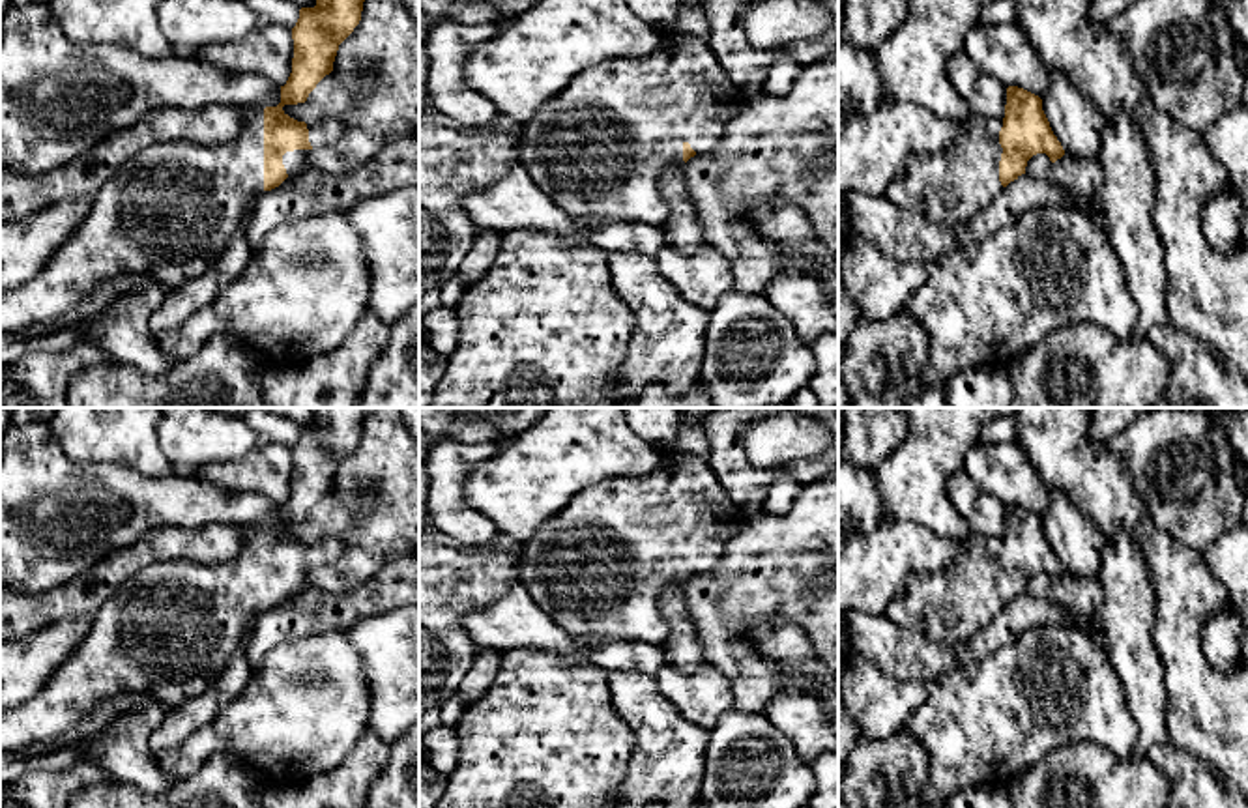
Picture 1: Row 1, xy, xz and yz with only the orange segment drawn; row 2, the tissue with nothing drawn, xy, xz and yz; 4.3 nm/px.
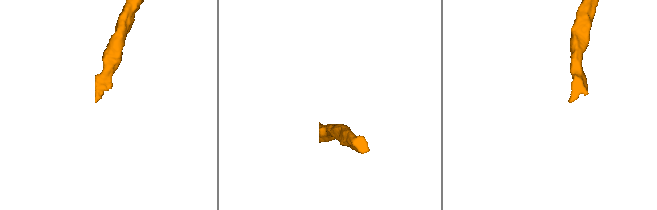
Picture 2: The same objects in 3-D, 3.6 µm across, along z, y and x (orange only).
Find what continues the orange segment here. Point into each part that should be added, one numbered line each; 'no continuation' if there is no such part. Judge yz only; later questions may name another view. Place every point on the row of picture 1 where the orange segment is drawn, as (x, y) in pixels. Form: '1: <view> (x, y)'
1: yz (953, 186)

